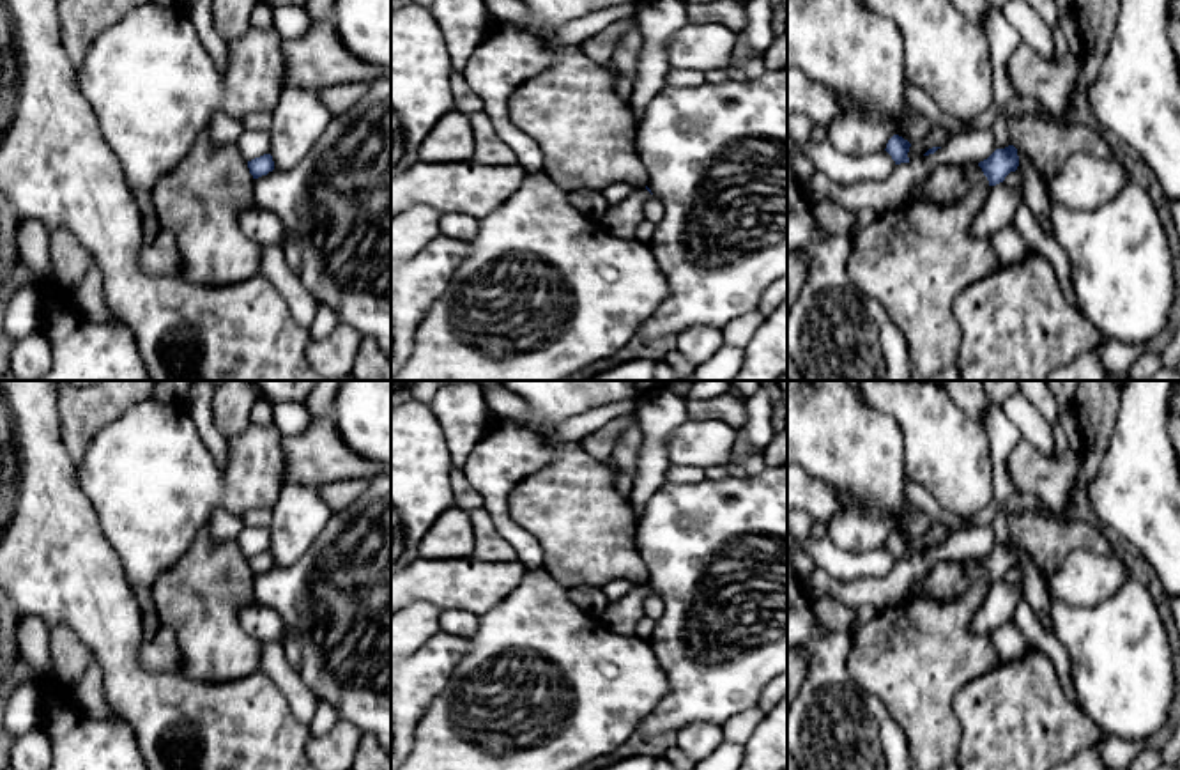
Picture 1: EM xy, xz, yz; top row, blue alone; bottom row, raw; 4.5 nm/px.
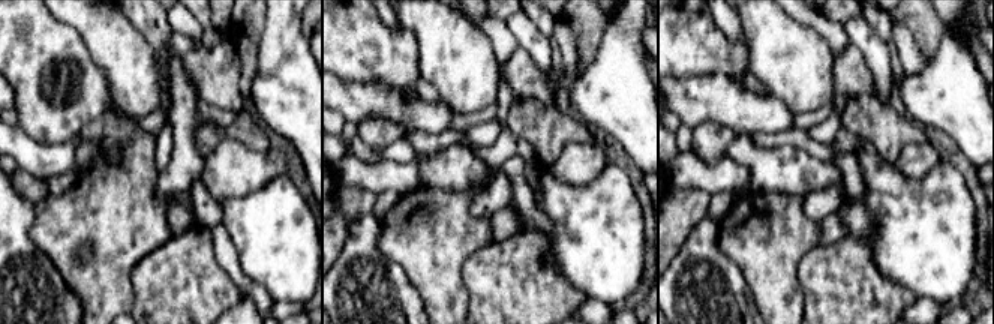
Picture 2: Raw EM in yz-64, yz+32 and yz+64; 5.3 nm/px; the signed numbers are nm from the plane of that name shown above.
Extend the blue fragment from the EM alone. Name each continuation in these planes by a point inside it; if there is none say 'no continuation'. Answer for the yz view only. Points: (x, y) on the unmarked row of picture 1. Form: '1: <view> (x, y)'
1: yz (1035, 590)

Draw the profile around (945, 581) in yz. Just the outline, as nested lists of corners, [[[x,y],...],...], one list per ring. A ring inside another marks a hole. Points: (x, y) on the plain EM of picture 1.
[[[945,561],[934,566],[920,582],[909,588],[911,597],[954,600],[968,586],[961,563]]]

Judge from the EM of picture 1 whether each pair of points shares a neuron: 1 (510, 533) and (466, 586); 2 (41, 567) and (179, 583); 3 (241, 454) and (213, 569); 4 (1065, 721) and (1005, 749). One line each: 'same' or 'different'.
1: different
2: different
3: different
4: same

